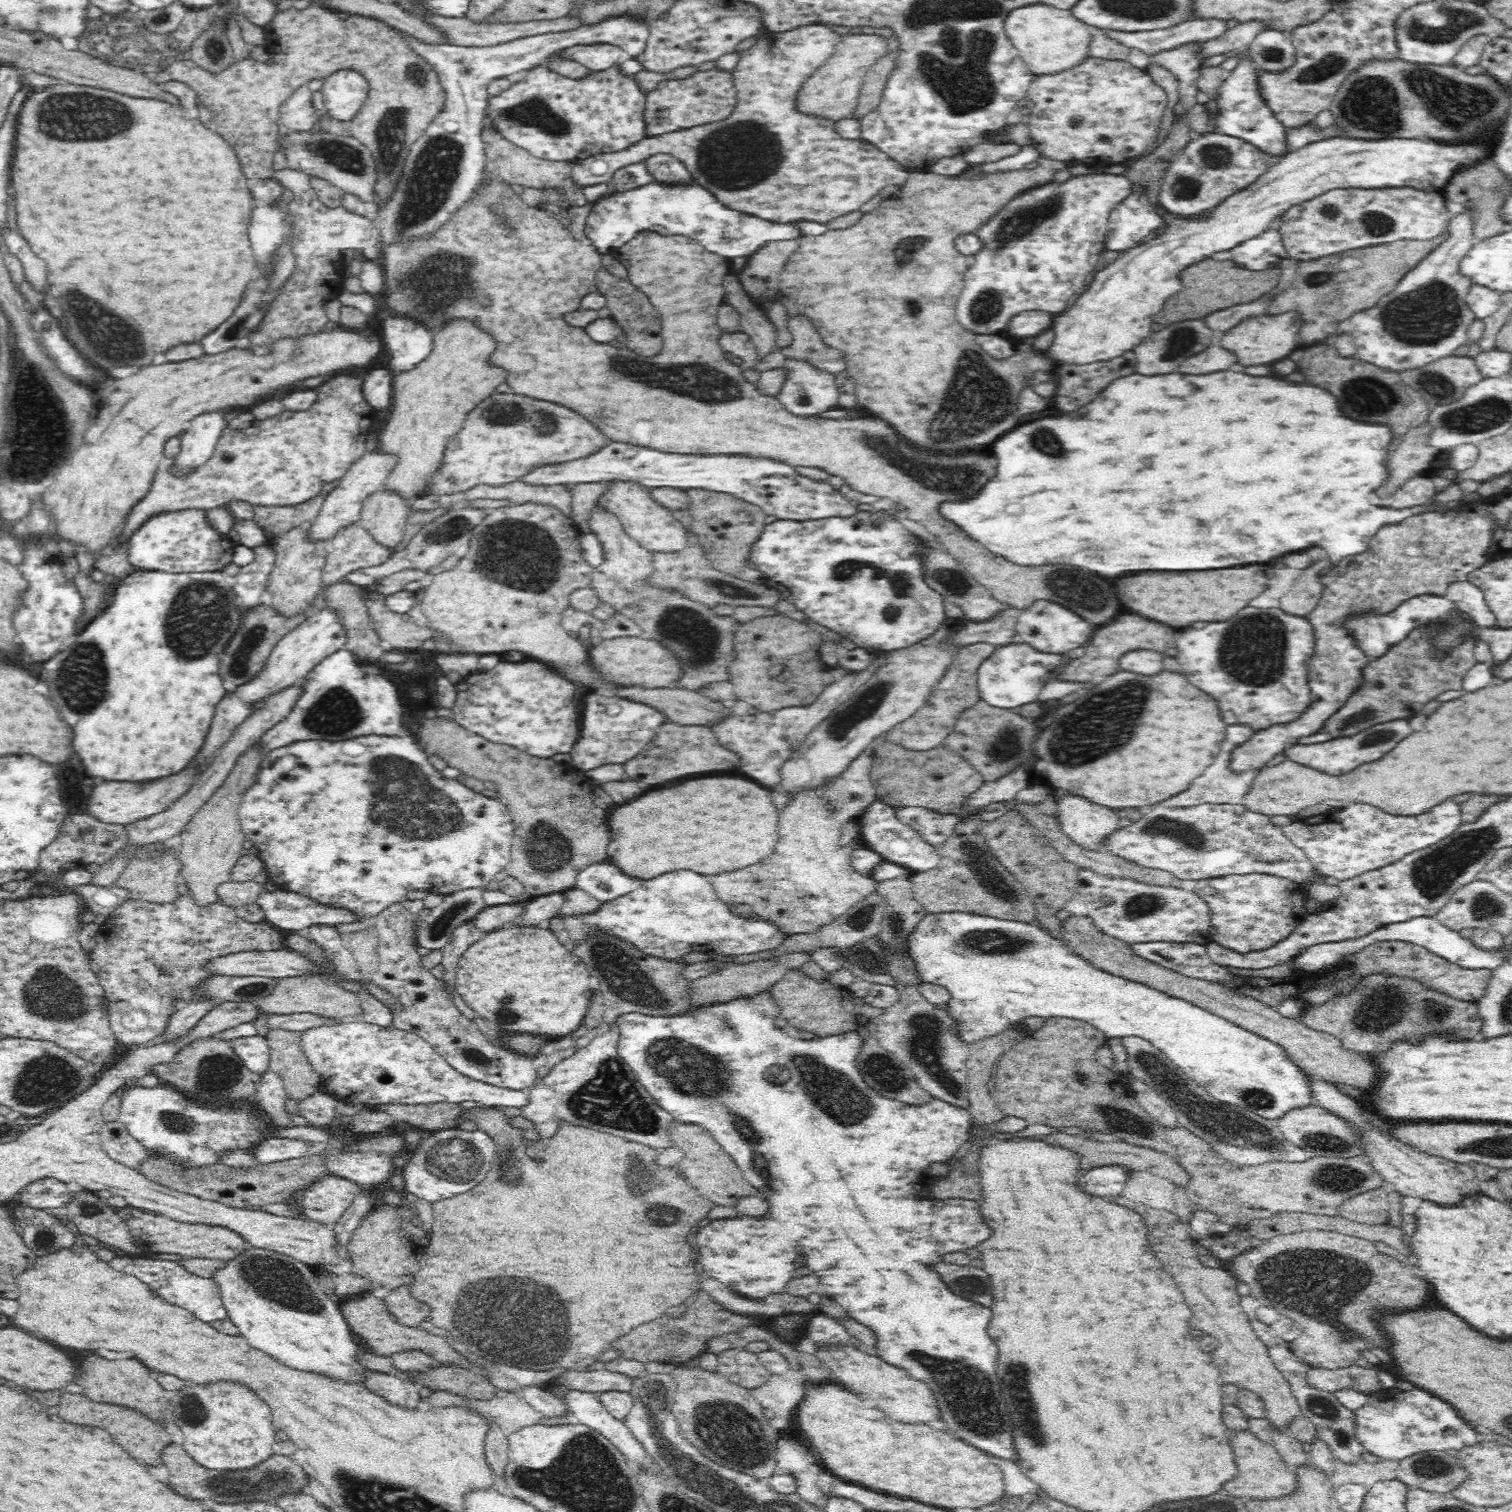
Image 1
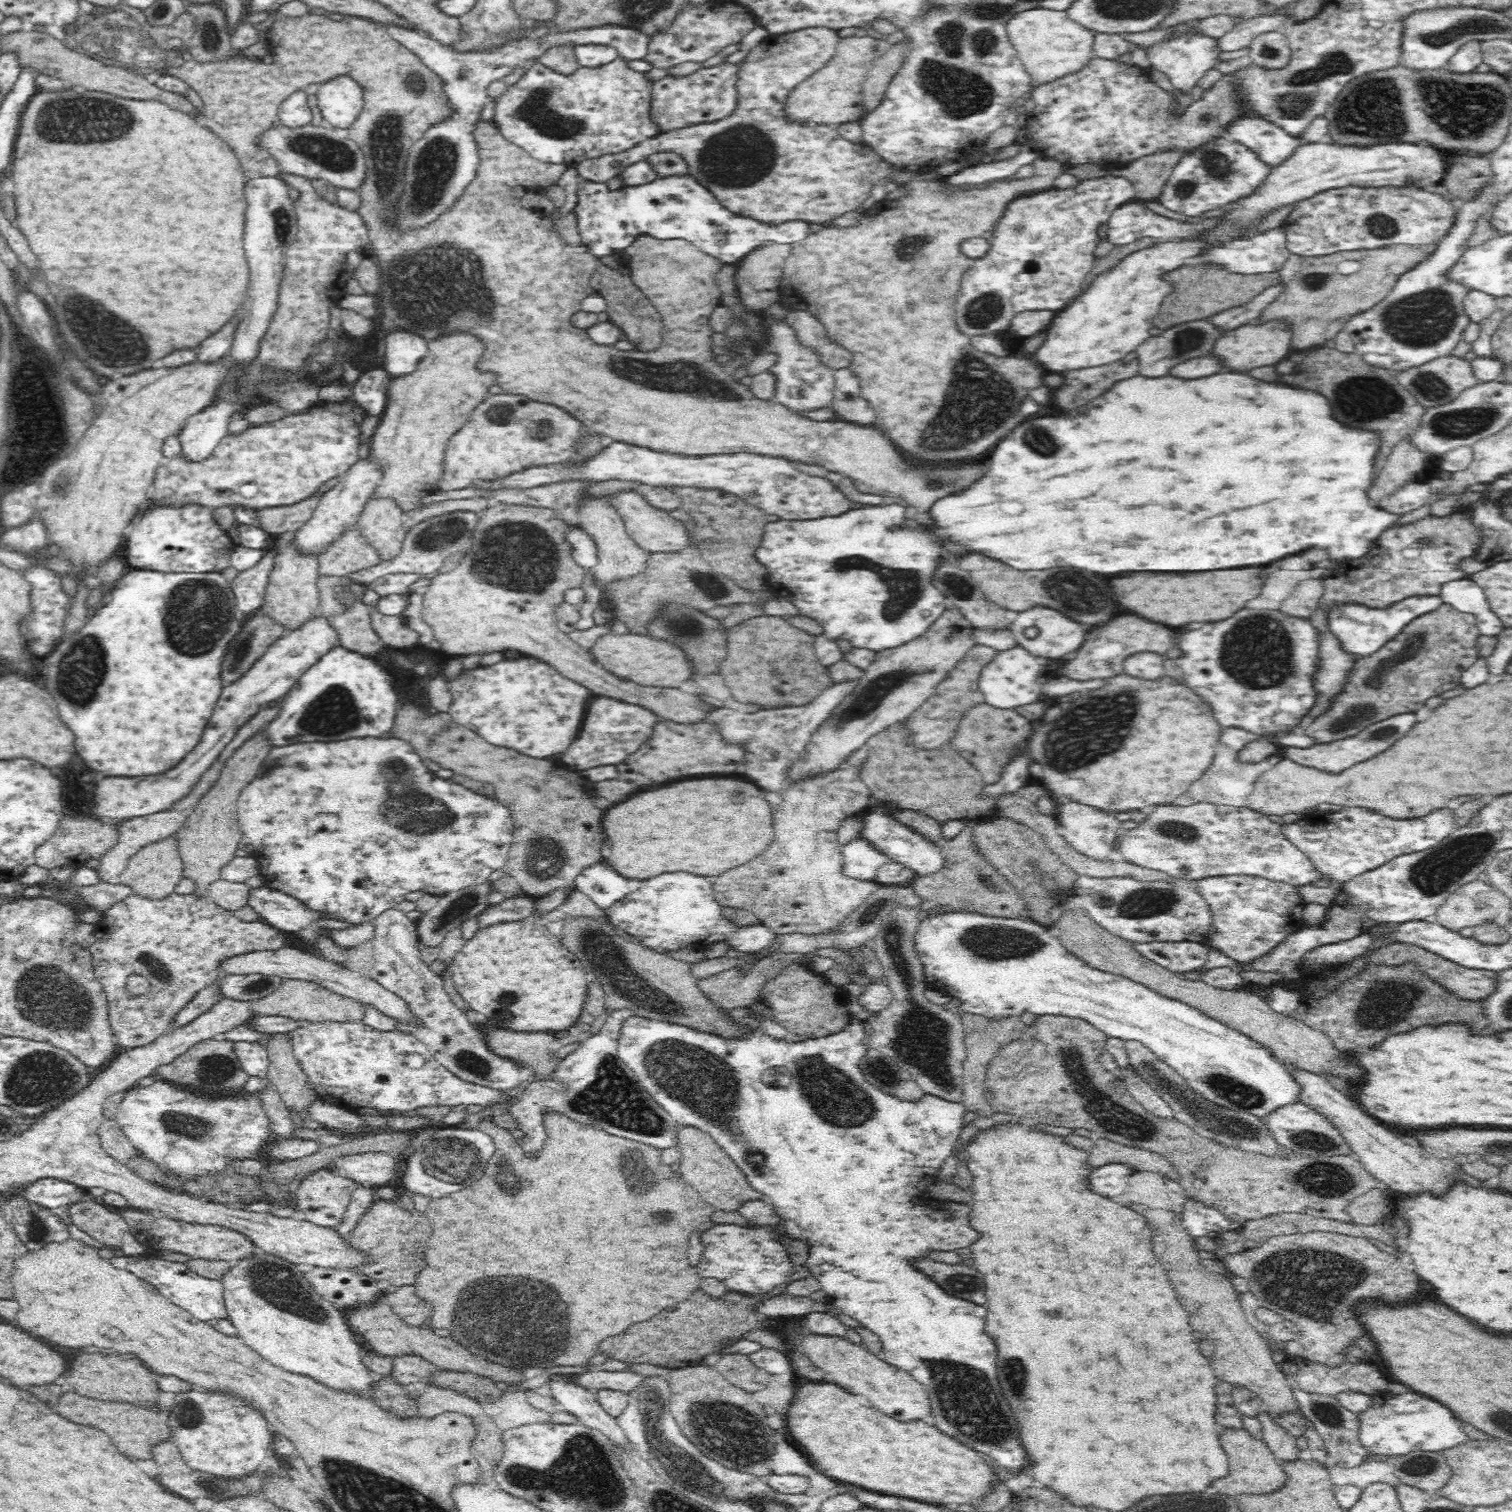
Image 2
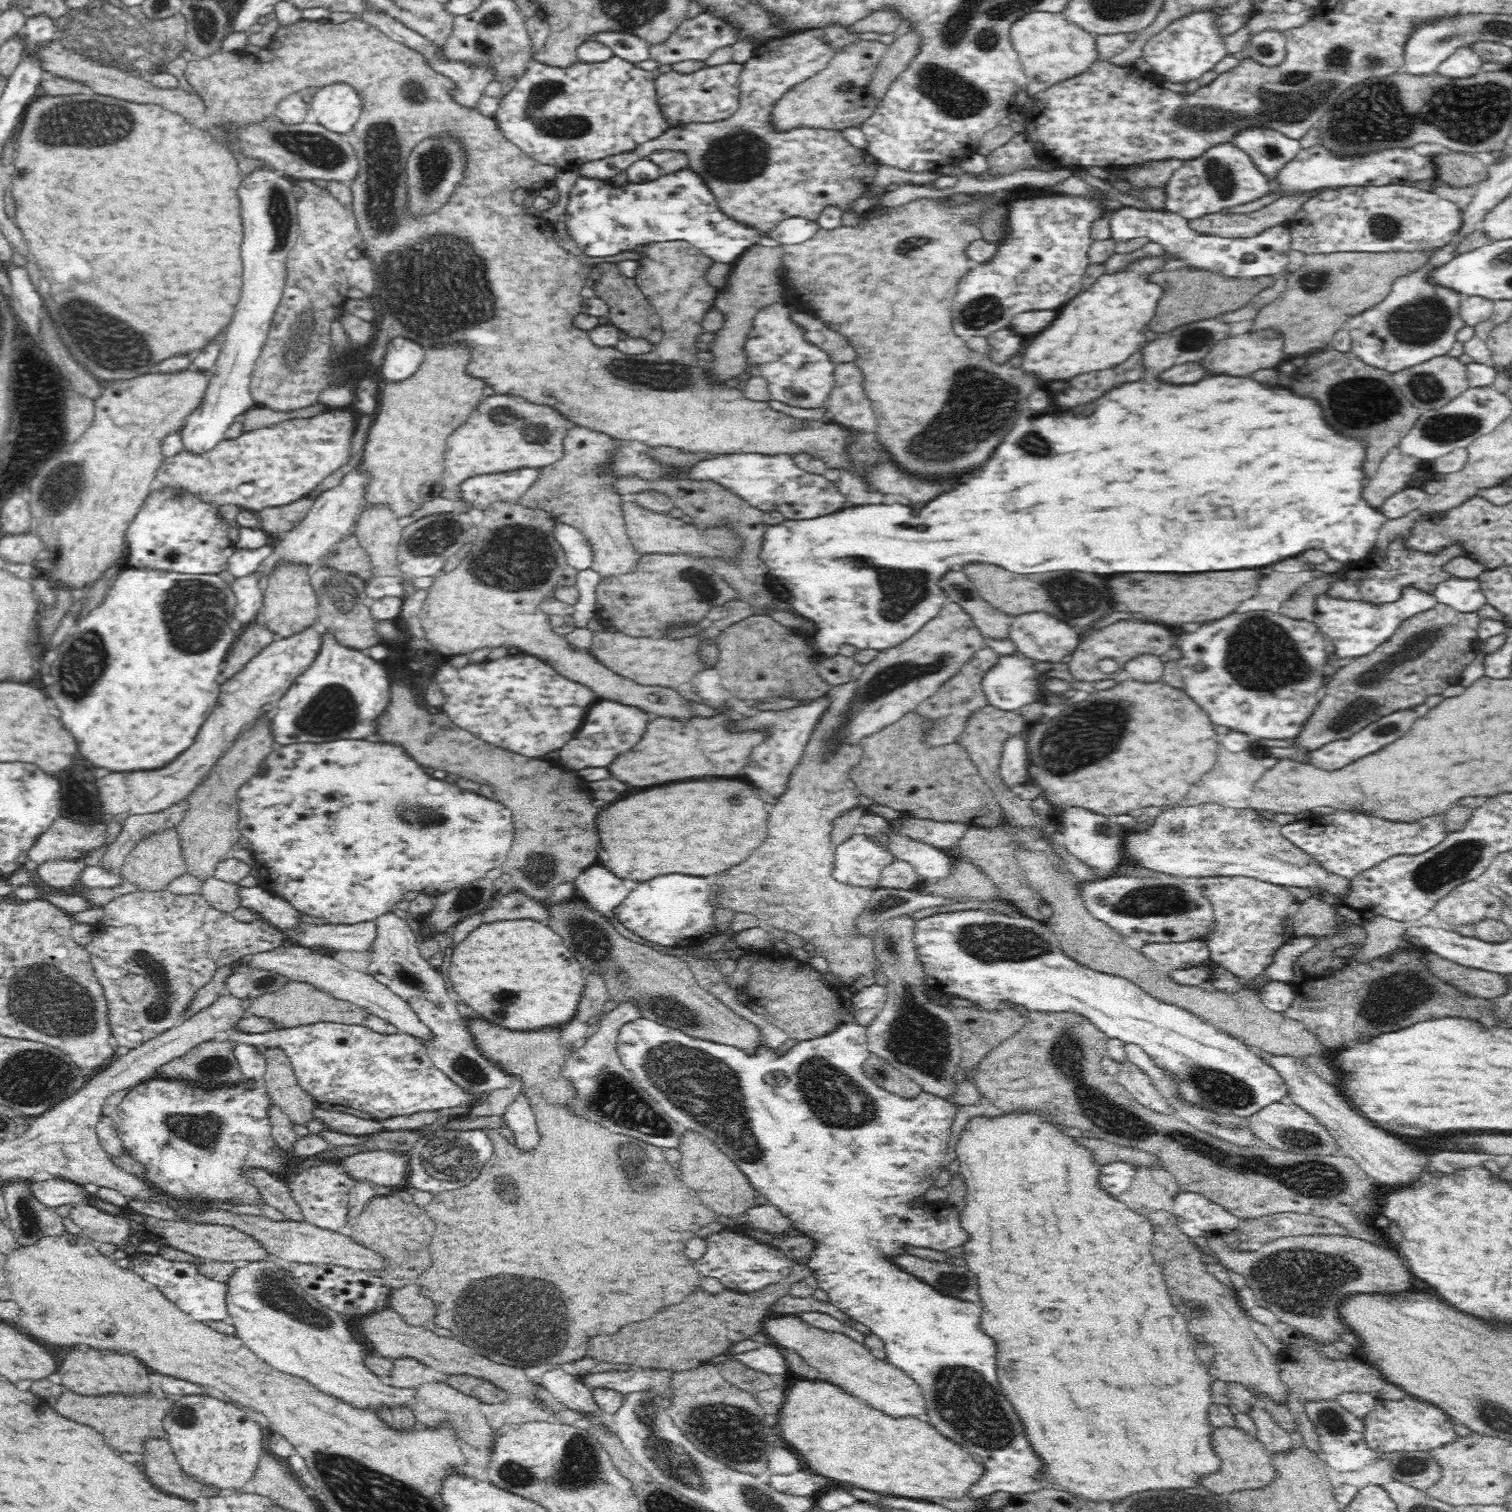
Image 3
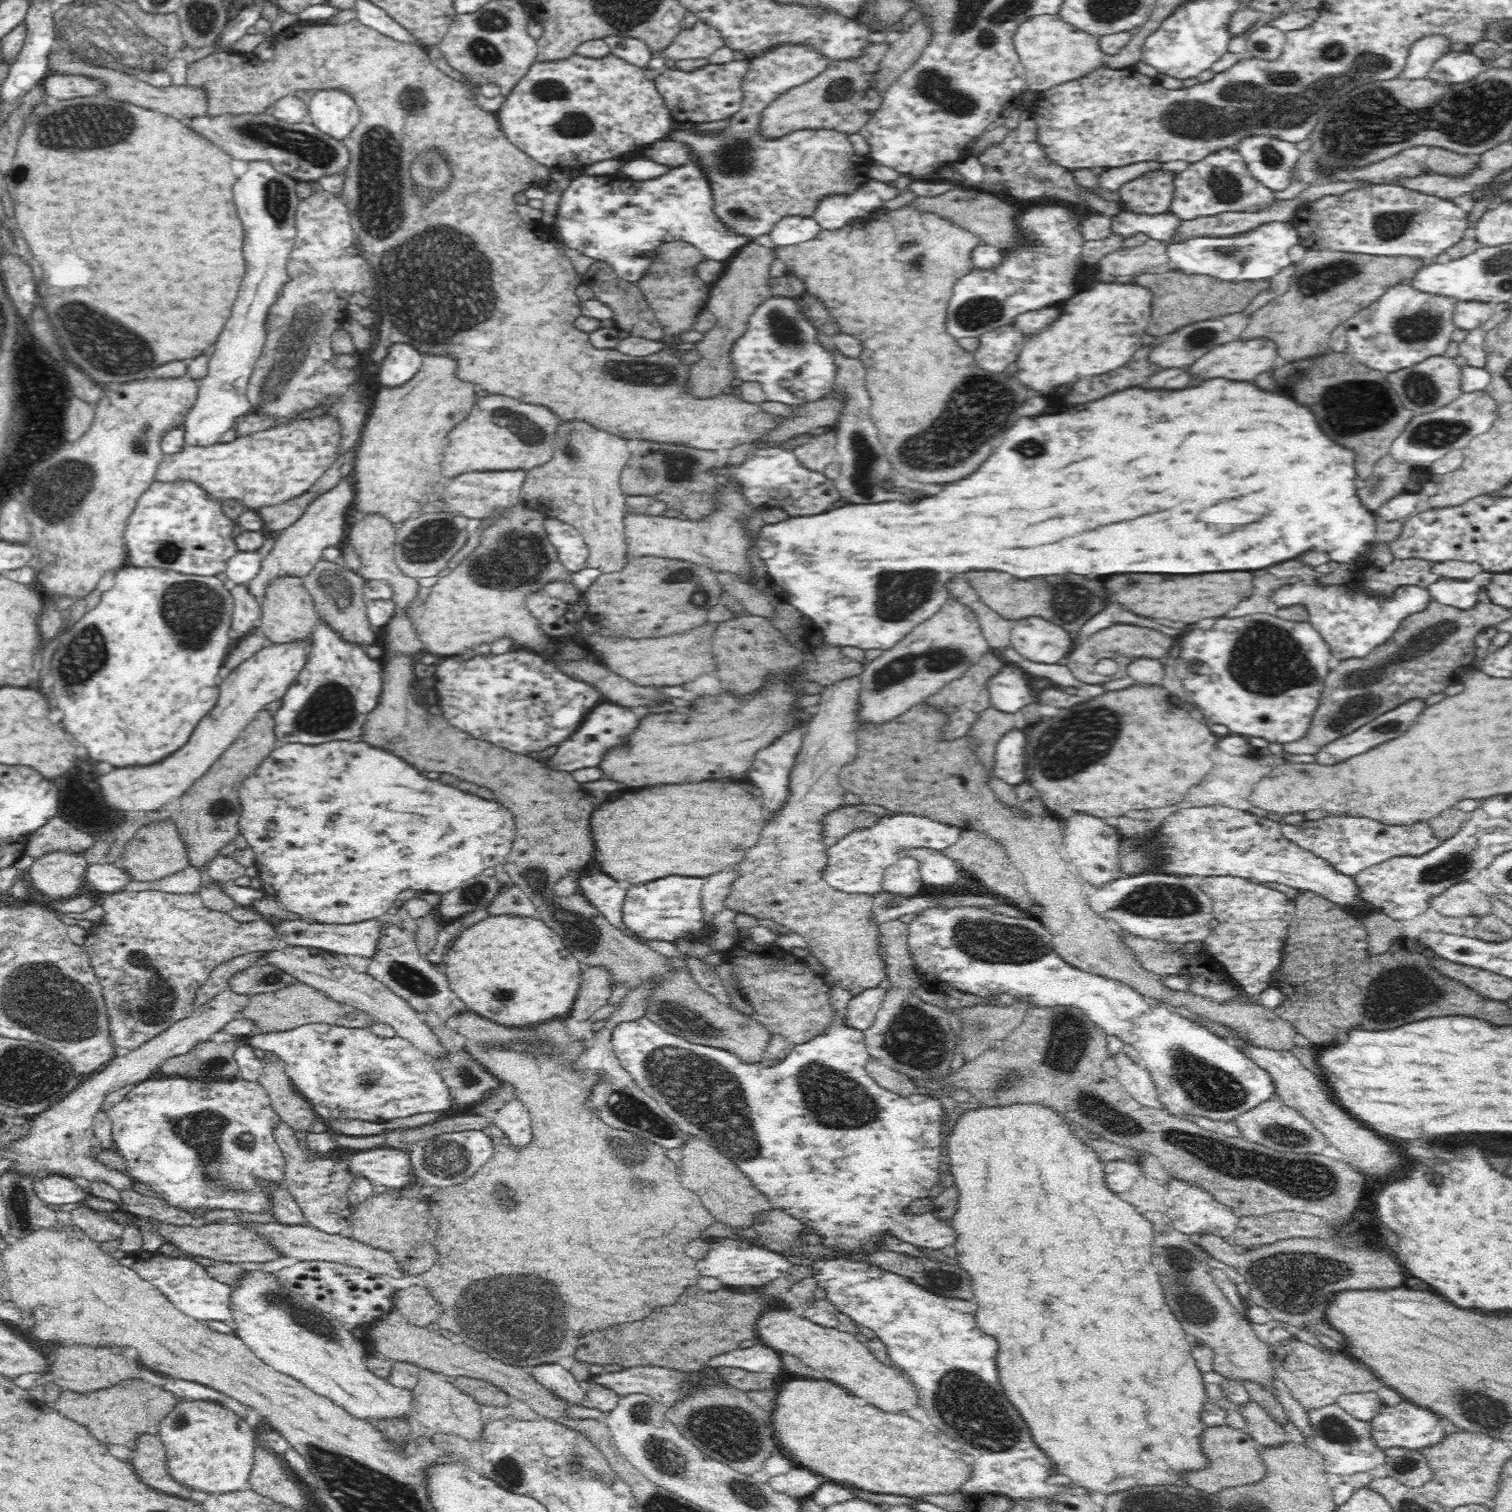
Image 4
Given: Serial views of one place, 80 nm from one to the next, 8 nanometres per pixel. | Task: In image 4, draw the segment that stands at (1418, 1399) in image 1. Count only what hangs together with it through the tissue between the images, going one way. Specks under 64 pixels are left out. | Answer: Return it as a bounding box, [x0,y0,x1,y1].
[1370,1400,1445,1450]

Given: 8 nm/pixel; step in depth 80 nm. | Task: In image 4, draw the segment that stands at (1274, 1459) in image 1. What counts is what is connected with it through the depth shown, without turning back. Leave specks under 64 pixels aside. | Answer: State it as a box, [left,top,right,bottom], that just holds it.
[1180,1424,1266,1494]

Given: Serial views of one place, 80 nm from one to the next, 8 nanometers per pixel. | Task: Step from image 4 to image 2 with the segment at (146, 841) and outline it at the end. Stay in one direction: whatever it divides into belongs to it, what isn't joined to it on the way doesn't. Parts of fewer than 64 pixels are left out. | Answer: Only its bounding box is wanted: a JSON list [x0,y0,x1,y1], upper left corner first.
[118,834,185,898]

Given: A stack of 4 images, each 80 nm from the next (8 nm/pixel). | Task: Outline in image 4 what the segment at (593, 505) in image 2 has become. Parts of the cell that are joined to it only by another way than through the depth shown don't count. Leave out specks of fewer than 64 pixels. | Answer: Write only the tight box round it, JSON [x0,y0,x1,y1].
[520,420,632,572]

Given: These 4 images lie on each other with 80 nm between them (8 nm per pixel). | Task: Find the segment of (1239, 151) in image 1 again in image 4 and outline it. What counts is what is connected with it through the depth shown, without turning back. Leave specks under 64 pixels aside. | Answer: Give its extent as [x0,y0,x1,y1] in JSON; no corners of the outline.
[1170,148,1278,220]

